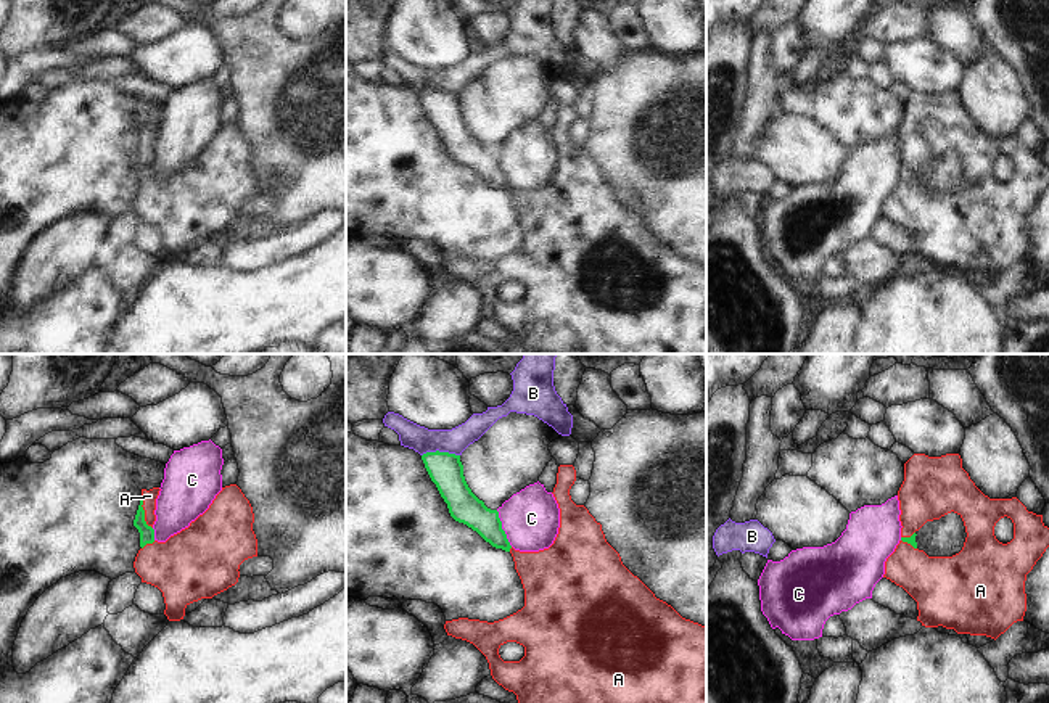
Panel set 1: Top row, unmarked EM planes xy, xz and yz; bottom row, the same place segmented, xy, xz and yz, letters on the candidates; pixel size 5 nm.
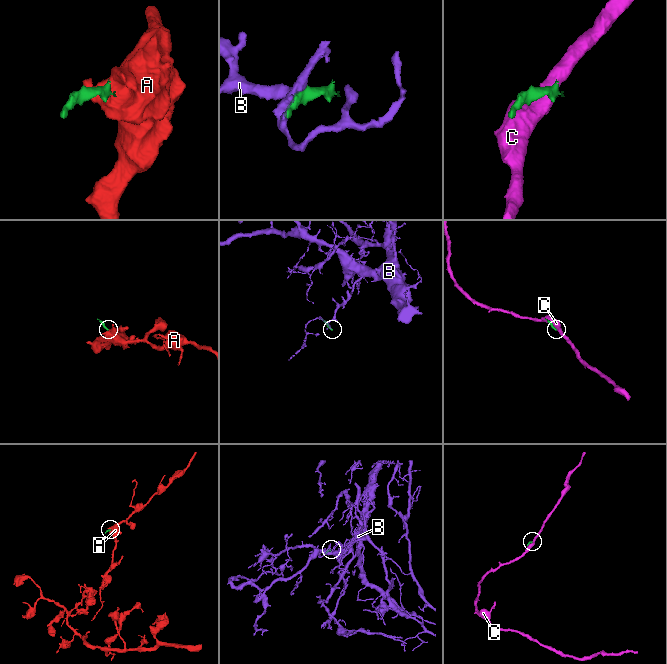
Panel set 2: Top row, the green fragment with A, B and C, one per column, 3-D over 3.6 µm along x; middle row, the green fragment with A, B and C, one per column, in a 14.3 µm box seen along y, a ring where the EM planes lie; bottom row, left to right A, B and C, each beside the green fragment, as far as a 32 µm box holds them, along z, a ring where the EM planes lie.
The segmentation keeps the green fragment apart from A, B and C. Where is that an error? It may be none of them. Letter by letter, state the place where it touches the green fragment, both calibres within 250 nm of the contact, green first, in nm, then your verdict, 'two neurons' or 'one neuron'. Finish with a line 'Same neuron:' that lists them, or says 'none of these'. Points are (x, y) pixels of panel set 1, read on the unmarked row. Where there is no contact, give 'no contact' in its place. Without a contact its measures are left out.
A: xy (143, 153) | 80/70 nm | one neuron
B: xz (438, 90) | 170/130 nm | two neurons
C: xz (501, 168) | 160/280 nm | two neurons
Same neuron: A

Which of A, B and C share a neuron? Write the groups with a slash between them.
A / B / C

